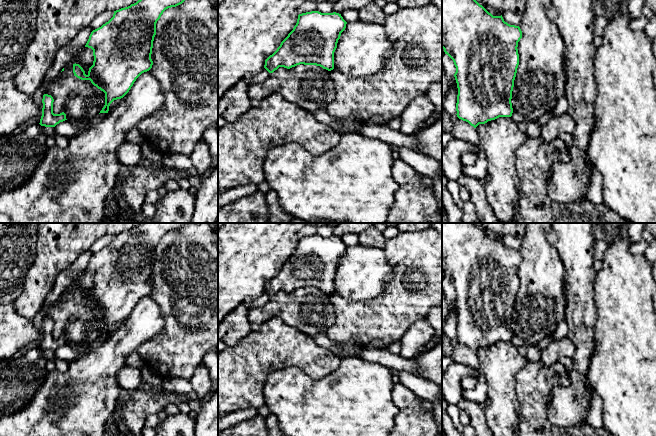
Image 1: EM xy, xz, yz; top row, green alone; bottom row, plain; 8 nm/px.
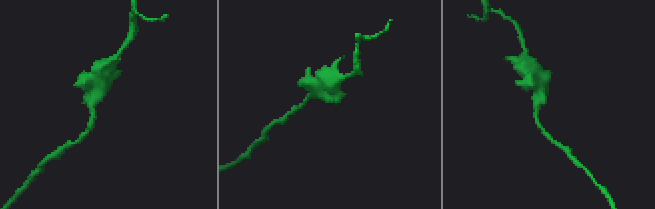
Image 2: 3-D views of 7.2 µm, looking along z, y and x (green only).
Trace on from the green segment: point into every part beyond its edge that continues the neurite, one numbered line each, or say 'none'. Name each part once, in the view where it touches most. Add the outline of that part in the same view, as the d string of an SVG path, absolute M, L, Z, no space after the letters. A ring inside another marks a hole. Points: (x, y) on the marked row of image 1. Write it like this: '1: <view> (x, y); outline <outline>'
none

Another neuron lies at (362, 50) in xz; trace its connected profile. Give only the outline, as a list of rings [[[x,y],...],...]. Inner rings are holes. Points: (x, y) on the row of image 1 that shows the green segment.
[[[347,23],[334,52],[334,69],[357,78],[374,75],[383,69],[394,48],[383,24]]]

